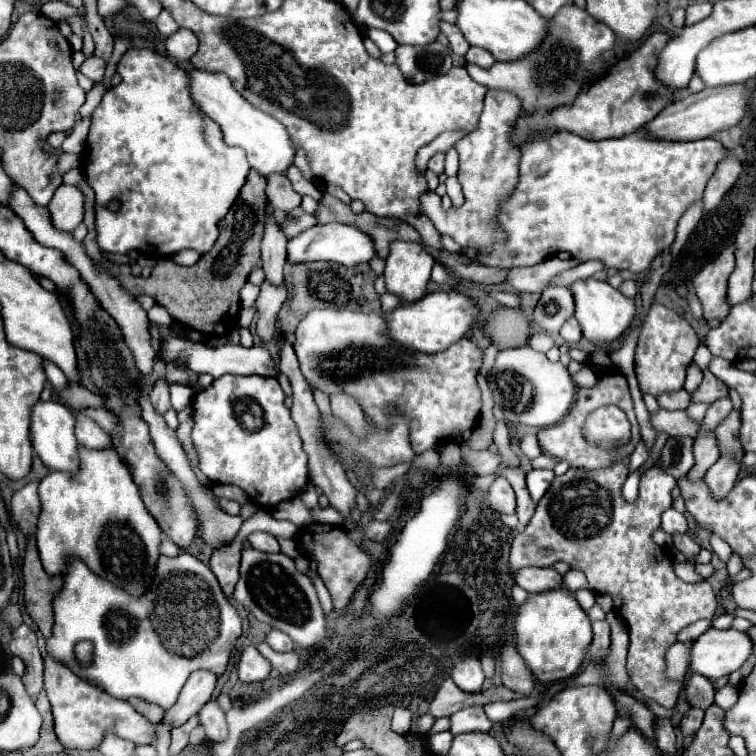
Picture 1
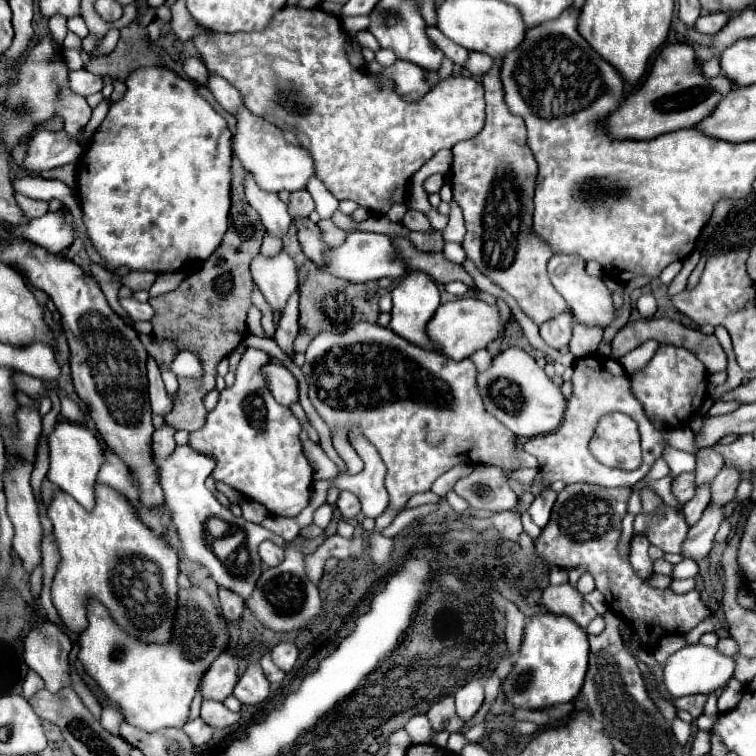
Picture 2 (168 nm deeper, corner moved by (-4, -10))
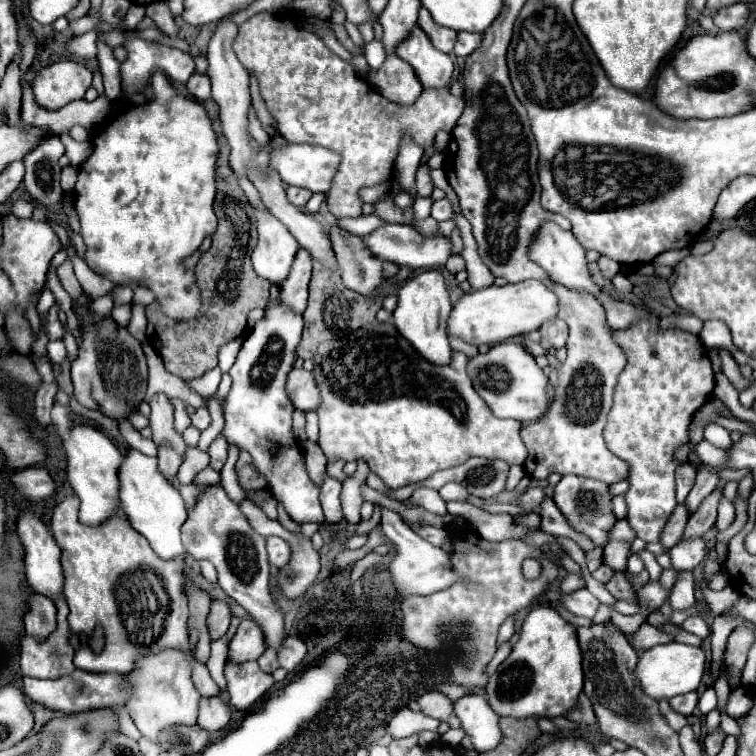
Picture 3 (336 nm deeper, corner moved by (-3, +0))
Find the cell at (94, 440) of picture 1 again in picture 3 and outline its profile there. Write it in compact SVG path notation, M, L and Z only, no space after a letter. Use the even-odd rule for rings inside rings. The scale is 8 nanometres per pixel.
M128 450L126 458L122 462L122 472L118 476L120 476L122 510L126 512L126 516L130 520L130 526L150 542L150 546L154 548L154 552L162 560L174 560L174 558L184 560L184 568L182 568L184 594L188 598L188 590L194 584L194 580L190 578L192 564L188 562L188 552L186 552L186 548L182 546L182 540L180 540L180 528L188 518L180 492L158 472L156 458L146 456L138 450Z

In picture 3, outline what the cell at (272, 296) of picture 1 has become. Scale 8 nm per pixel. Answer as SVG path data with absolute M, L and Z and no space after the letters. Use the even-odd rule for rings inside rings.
M254 208L254 216L258 224L258 246L252 252L254 270L272 284L280 284L288 276L300 246L294 236L290 236L290 230L270 214L268 208Z

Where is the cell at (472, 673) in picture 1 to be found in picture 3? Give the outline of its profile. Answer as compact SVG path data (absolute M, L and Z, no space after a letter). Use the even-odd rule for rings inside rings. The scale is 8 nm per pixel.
M462 696L454 702L454 712L462 730L470 738L478 754L498 748L502 732L498 726L498 714L486 704L482 696Z

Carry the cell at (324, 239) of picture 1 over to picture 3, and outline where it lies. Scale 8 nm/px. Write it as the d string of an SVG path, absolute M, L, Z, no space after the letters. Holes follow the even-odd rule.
M386 224L376 232L372 232L370 236L366 236L364 242L370 248L370 252L374 252L374 256L378 256L380 260L388 260L398 266L410 266L410 268L426 268L426 270L444 268L444 264L452 256L452 240L448 240L442 234L436 236L420 234L414 226L408 224Z

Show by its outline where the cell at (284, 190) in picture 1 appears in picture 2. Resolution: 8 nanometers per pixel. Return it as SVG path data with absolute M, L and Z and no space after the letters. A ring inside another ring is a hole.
M293 218L293 222L297 226L297 238L299 238L301 250L305 252L307 258L311 258L315 264L319 264L323 242L319 240L317 224L313 224L309 218Z

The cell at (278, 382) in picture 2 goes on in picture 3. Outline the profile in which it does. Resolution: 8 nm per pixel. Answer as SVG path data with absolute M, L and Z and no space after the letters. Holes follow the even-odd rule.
M294 368L290 372L288 382L286 382L286 392L288 392L294 408L298 408L302 412L318 410L318 406L322 404L320 390L316 386L314 376L312 376L312 372L308 372L304 368Z

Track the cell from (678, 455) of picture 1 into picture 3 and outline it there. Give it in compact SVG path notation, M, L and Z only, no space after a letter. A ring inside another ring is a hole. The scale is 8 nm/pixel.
M682 464L676 474L676 500L678 504L684 504L688 492L692 490L696 480L696 468L692 464Z

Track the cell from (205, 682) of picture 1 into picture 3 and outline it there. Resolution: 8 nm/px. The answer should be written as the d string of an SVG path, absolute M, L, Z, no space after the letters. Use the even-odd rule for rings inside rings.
M244 618L228 646L228 660L234 662L258 660L264 650L266 650L266 642L260 626L252 618Z

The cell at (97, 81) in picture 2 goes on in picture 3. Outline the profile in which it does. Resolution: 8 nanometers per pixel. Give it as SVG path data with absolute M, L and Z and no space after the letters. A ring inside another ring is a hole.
M60 60L40 68L32 80L34 100L40 108L58 110L72 100L84 98L92 84L92 72L72 60Z

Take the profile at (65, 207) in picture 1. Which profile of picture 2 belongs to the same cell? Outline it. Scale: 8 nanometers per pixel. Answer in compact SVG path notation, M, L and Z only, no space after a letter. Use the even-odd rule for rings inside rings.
M61 210L33 218L27 226L9 226L9 232L45 248L51 254L59 254L73 244L73 228Z

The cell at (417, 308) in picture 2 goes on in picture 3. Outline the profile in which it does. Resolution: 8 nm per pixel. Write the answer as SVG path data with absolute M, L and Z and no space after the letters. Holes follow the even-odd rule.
M428 270L406 280L406 284L398 290L398 308L394 310L392 320L398 332L414 346L414 350L424 360L428 360L434 366L448 366L454 354L446 336L446 320L450 316L450 310L452 304L442 274L438 270Z

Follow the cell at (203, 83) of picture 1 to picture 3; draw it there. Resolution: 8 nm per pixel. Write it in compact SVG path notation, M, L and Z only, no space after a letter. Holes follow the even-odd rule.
M270 144L270 164L278 170L286 184L308 188L312 192L326 194L332 186L332 178L338 170L340 156L322 146L288 144L276 148Z

